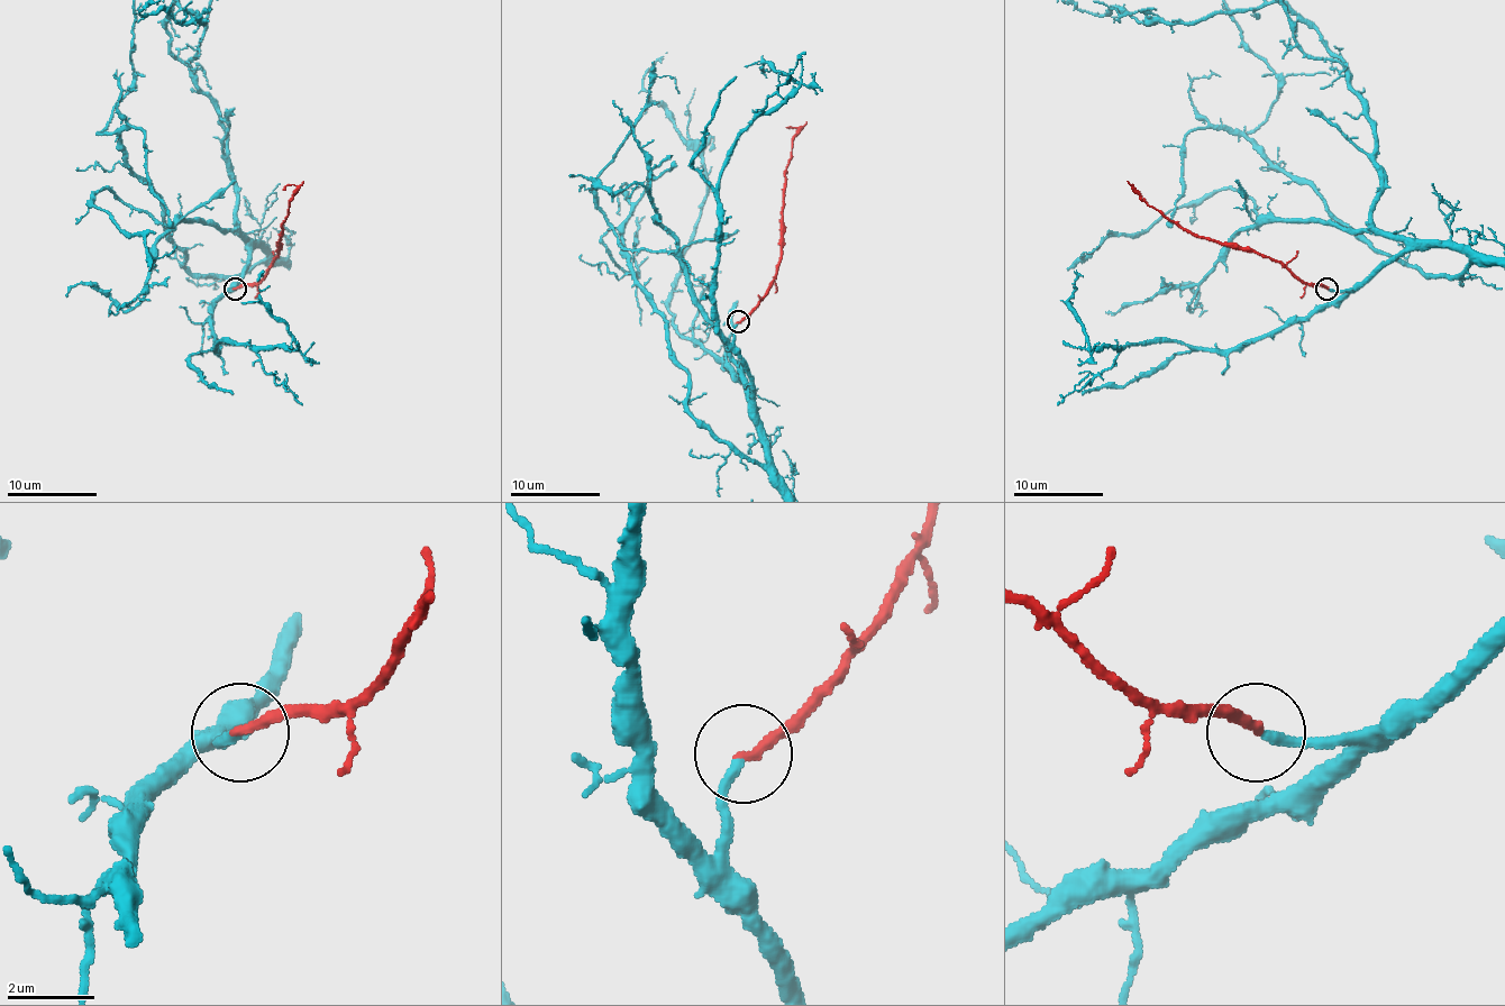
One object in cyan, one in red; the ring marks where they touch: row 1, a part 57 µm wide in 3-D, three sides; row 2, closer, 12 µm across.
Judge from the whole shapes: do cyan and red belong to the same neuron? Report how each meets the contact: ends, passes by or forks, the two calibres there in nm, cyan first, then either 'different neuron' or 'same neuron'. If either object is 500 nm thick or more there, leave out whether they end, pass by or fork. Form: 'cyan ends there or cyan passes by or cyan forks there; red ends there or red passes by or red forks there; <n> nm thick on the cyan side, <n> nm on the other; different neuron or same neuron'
cyan ends there; red ends there; 220 nm thick on the cyan side, 240 nm on the other; same neuron

